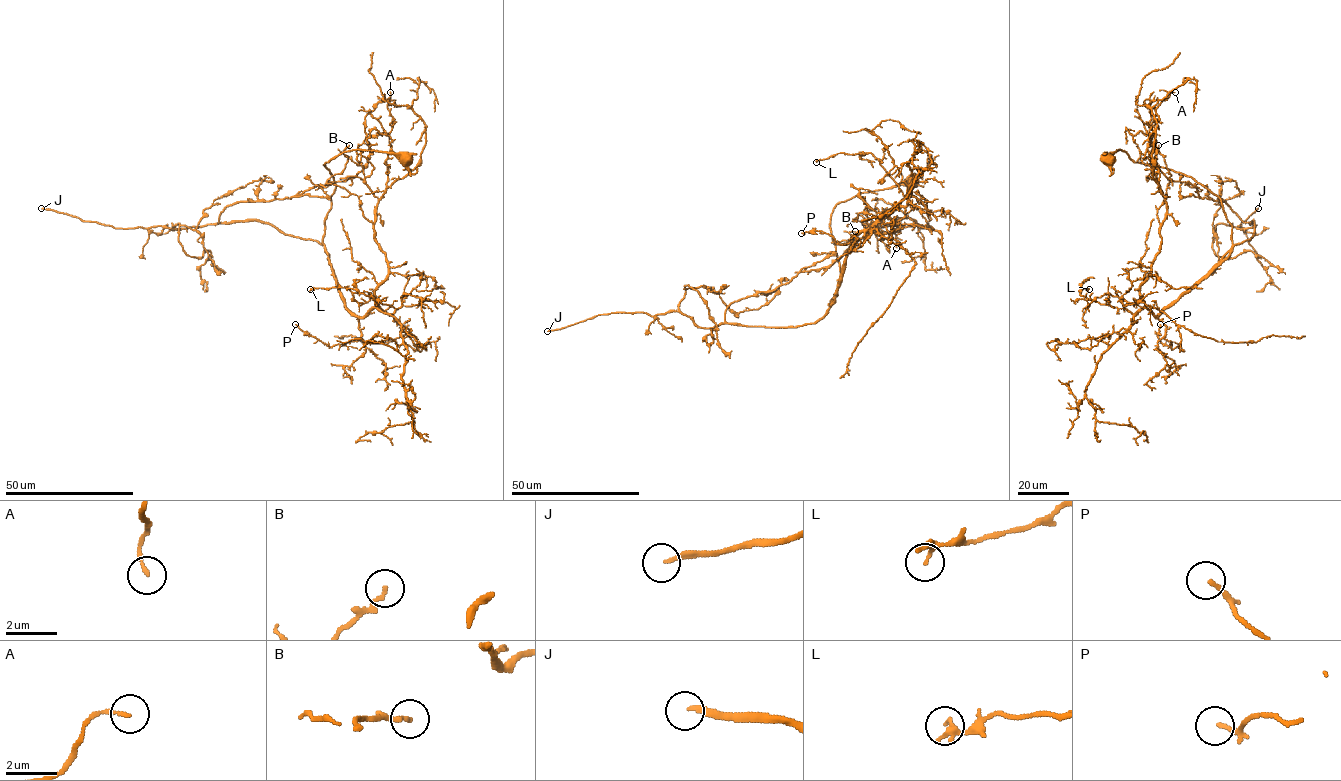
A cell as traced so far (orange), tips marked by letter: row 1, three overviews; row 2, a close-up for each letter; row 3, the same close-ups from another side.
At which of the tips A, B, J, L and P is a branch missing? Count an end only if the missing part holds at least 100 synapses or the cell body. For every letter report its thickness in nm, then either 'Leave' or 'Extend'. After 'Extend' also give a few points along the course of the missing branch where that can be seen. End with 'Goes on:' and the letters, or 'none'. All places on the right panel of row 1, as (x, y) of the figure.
A: Thickness 140 nm. Leave
B: Thickness 160 nm. Leave
J: Thickness 200 nm. Extend. Course of what is missing: (1258, 208), (1270, 208), (1261, 210), (1237, 244), (1217, 235), (1235, 230), (1220, 215), (1198, 209), (1180, 212)
L: Thickness 100 nm. Leave
P: Thickness 160 nm. Leave
Goes on: J

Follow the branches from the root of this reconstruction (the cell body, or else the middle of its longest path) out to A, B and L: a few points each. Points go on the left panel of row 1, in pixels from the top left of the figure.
A: (405, 159), (353, 149), (324, 164), (336, 185), (324, 248), (360, 316), (388, 273), (374, 222), (390, 92)
B: (405, 159), (324, 164), (324, 248), (360, 316), (388, 262), (359, 198), (326, 182), (349, 145)
L: (405, 159), (353, 149), (324, 164), (344, 306), (398, 308), (310, 289)

